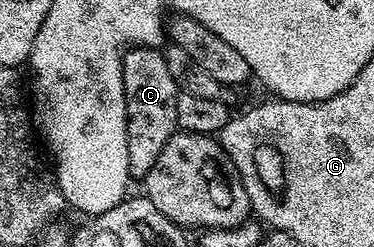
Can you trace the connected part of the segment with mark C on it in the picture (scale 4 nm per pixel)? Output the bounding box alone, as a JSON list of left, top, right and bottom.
[122,47,178,182]

